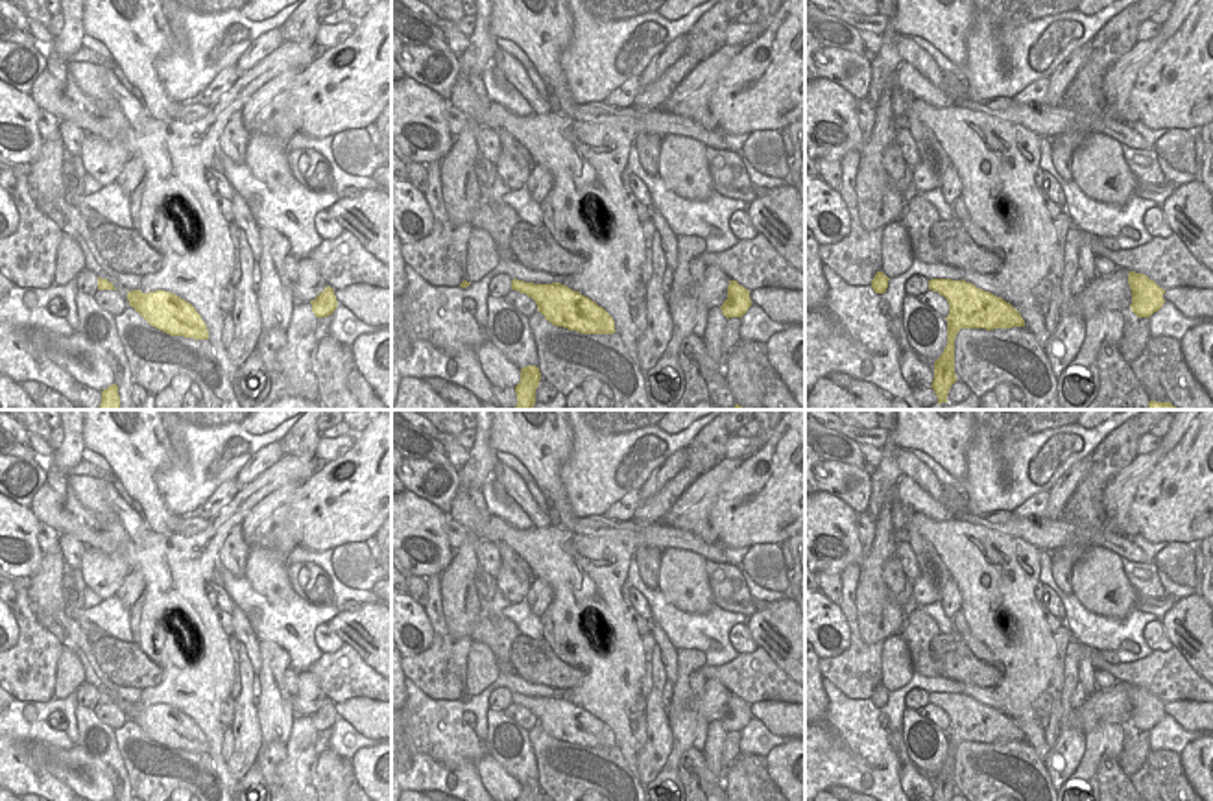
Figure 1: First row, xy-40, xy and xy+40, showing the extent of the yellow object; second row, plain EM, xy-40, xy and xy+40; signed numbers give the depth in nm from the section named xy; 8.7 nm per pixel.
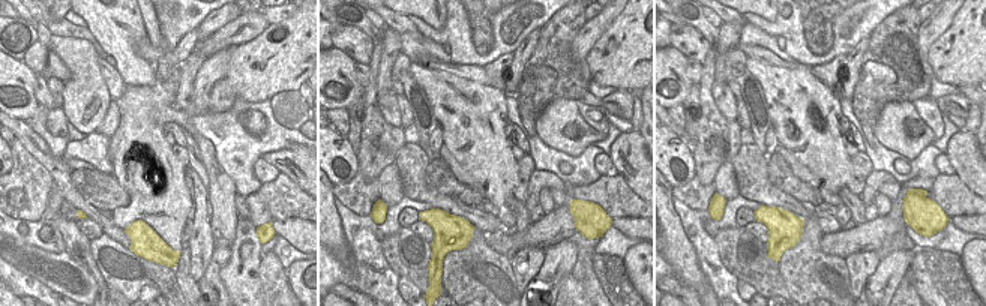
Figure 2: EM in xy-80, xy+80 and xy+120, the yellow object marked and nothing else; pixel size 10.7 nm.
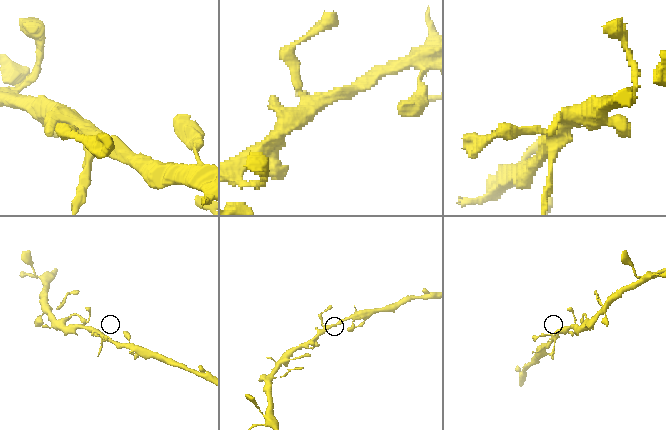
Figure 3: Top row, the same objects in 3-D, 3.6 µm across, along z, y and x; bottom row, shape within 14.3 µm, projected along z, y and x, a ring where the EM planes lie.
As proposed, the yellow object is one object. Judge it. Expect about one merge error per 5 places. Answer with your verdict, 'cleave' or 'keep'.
keep

